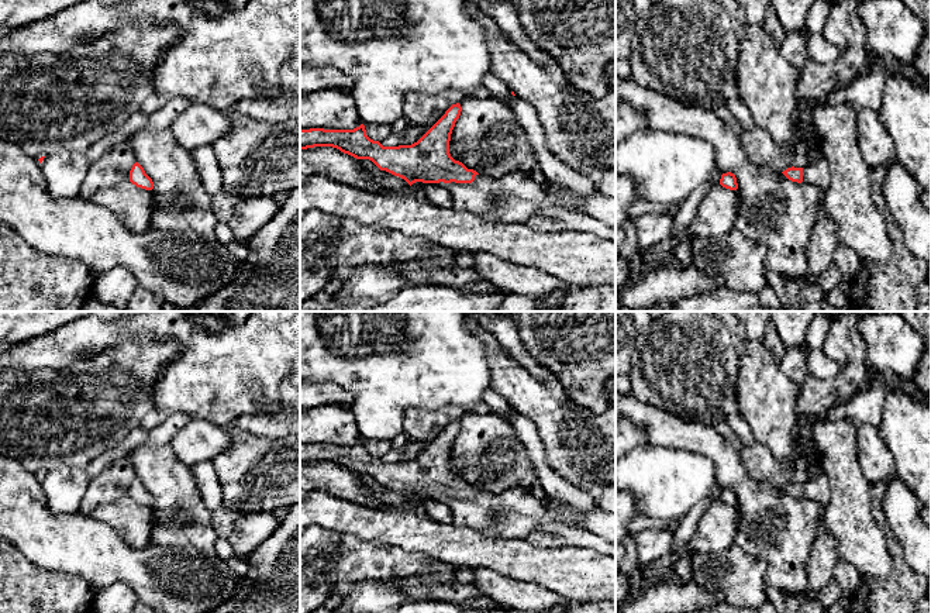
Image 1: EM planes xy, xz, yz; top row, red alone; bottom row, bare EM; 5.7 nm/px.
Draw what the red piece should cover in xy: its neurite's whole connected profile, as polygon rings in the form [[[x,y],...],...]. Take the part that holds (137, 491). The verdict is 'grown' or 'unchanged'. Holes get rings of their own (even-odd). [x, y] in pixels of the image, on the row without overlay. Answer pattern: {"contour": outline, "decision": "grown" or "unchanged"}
{"contour": [[[135,478],[130,486],[130,497],[145,506],[154,504],[152,495],[145,489],[144,483],[138,478]]], "decision": "unchanged"}

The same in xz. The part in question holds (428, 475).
{"contour": [[[452,420],[445,430],[414,459],[383,462],[366,451],[365,441],[354,445],[300,444],[300,466],[332,462],[356,475],[369,475],[380,486],[415,497],[444,497],[452,509],[454,523],[493,538],[527,540],[532,533],[548,533],[565,545],[589,545],[616,557],[616,543],[589,530],[558,521],[551,509],[534,493],[520,488],[500,493],[479,490],[449,469],[451,450],[462,423]]], "decision": "grown"}

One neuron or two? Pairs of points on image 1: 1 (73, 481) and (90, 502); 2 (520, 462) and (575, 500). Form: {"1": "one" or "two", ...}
{"1": "two", "2": "two"}

